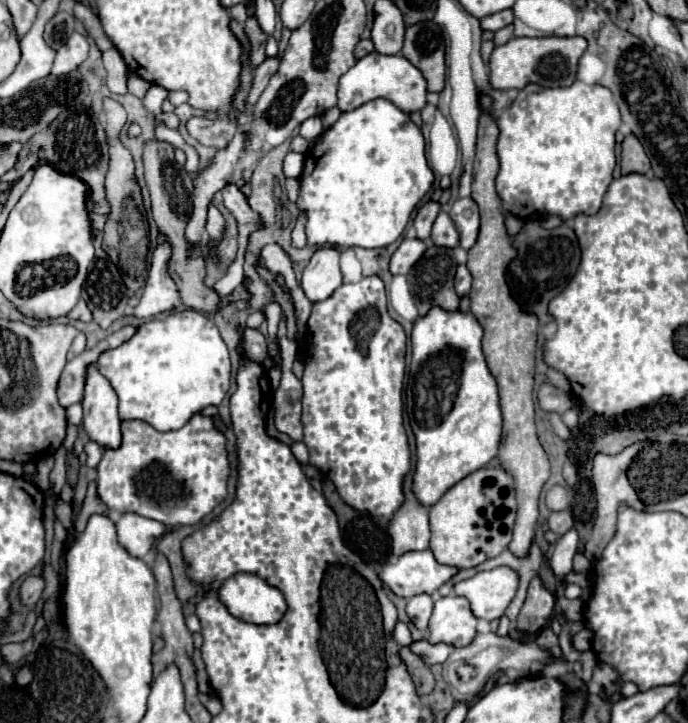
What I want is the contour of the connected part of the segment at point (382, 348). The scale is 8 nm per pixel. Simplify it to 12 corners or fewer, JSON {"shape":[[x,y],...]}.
{"shape":[[384,282],[312,306],[302,442],[348,506],[404,502],[406,334]]}

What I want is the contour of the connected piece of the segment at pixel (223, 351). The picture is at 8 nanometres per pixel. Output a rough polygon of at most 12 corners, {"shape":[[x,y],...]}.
{"shape":[[196,310],[144,322],[98,360],[122,420],[182,428],[230,388]]}

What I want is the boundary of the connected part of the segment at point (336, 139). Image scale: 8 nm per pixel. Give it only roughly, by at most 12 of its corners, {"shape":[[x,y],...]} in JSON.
{"shape":[[362,104],[308,148],[310,246],[384,248],[432,188],[420,128]]}

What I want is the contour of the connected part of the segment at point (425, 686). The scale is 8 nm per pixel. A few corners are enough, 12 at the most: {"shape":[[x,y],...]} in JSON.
{"shape":[[400,648],[420,696],[434,690],[430,668],[410,648]]}

